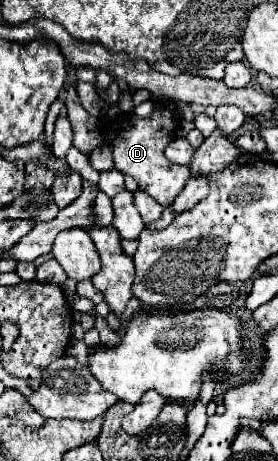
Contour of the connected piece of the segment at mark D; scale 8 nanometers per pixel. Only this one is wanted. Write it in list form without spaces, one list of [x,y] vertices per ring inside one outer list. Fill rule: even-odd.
[[[166,107],[154,109],[154,115],[150,119],[138,119],[136,115],[132,115],[124,127],[108,127],[108,141],[114,149],[114,167],[126,175],[132,175],[138,183],[138,189],[154,197],[162,207],[172,205],[190,179],[190,167],[174,165],[164,157],[164,147],[176,135],[176,123],[178,119],[174,111]],[[116,129],[120,131],[116,133]]]

